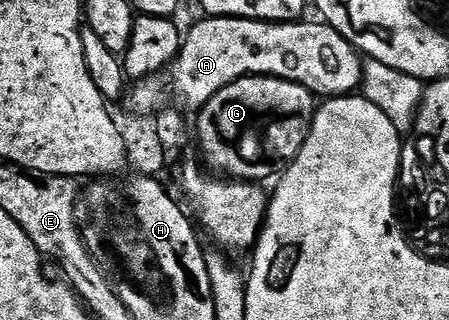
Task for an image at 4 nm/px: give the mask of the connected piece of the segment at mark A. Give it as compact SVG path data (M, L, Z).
M206 16L191 26L185 33L182 48L174 63L165 74L147 76L145 80L137 81L129 89L128 100L142 116L147 118L163 111L170 100L170 88L178 100L191 104L194 110L200 110L217 92L224 90L232 82L245 76L275 76L288 82L296 82L304 86L318 98L333 98L349 96L357 93L362 87L363 57L350 40L340 34L328 23L306 24L307 22L287 22L275 24L269 20L245 20L235 16Z

